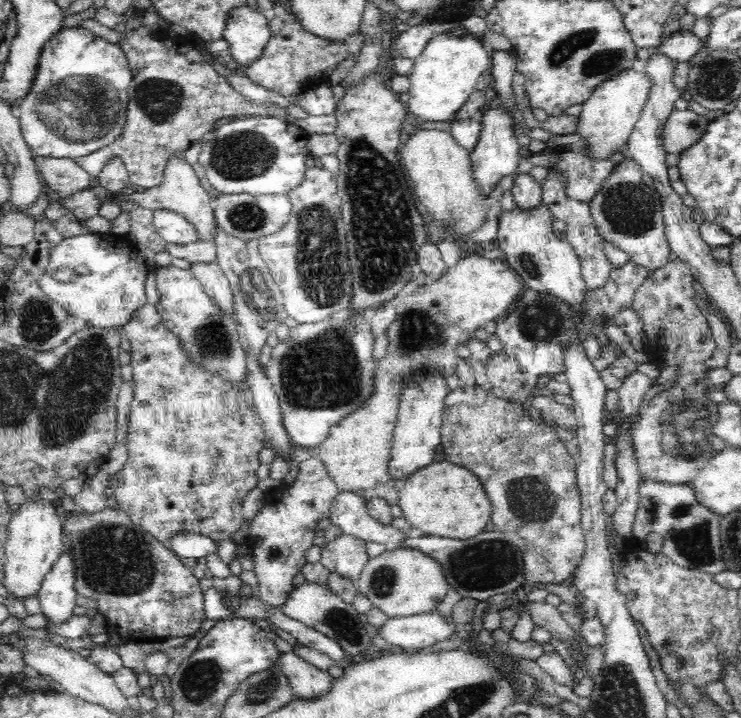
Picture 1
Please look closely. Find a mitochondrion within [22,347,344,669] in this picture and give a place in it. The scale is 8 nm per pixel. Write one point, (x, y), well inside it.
(114, 559)

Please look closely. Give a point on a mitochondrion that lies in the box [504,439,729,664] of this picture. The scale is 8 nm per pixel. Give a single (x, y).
(696, 543)

